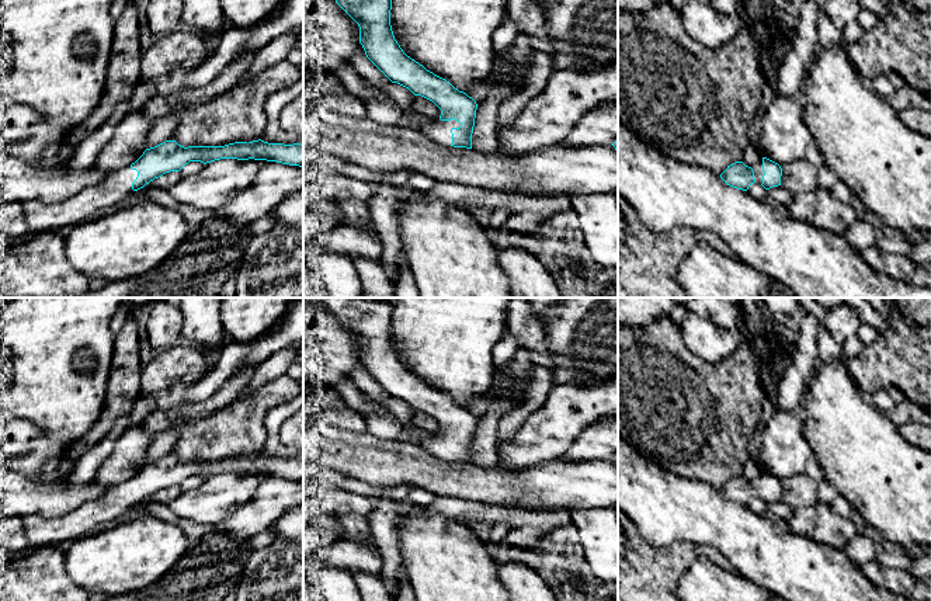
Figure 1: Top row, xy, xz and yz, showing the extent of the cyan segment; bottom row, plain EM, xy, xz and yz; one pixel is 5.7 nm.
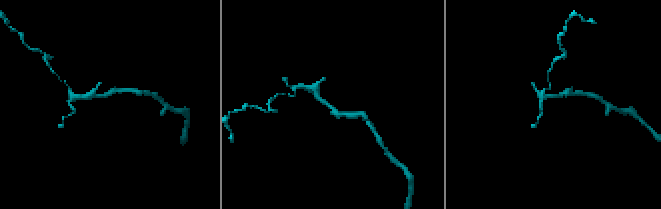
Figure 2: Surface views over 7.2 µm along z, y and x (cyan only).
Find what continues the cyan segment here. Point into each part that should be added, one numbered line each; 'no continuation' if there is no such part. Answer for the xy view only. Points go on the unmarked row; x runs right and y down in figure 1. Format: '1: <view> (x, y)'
1: xy (83, 521)

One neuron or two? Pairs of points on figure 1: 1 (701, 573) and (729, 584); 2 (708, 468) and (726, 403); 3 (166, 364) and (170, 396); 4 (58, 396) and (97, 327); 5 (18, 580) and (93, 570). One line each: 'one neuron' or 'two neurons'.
1: one neuron
2: one neuron
3: one neuron
4: one neuron
5: two neurons

